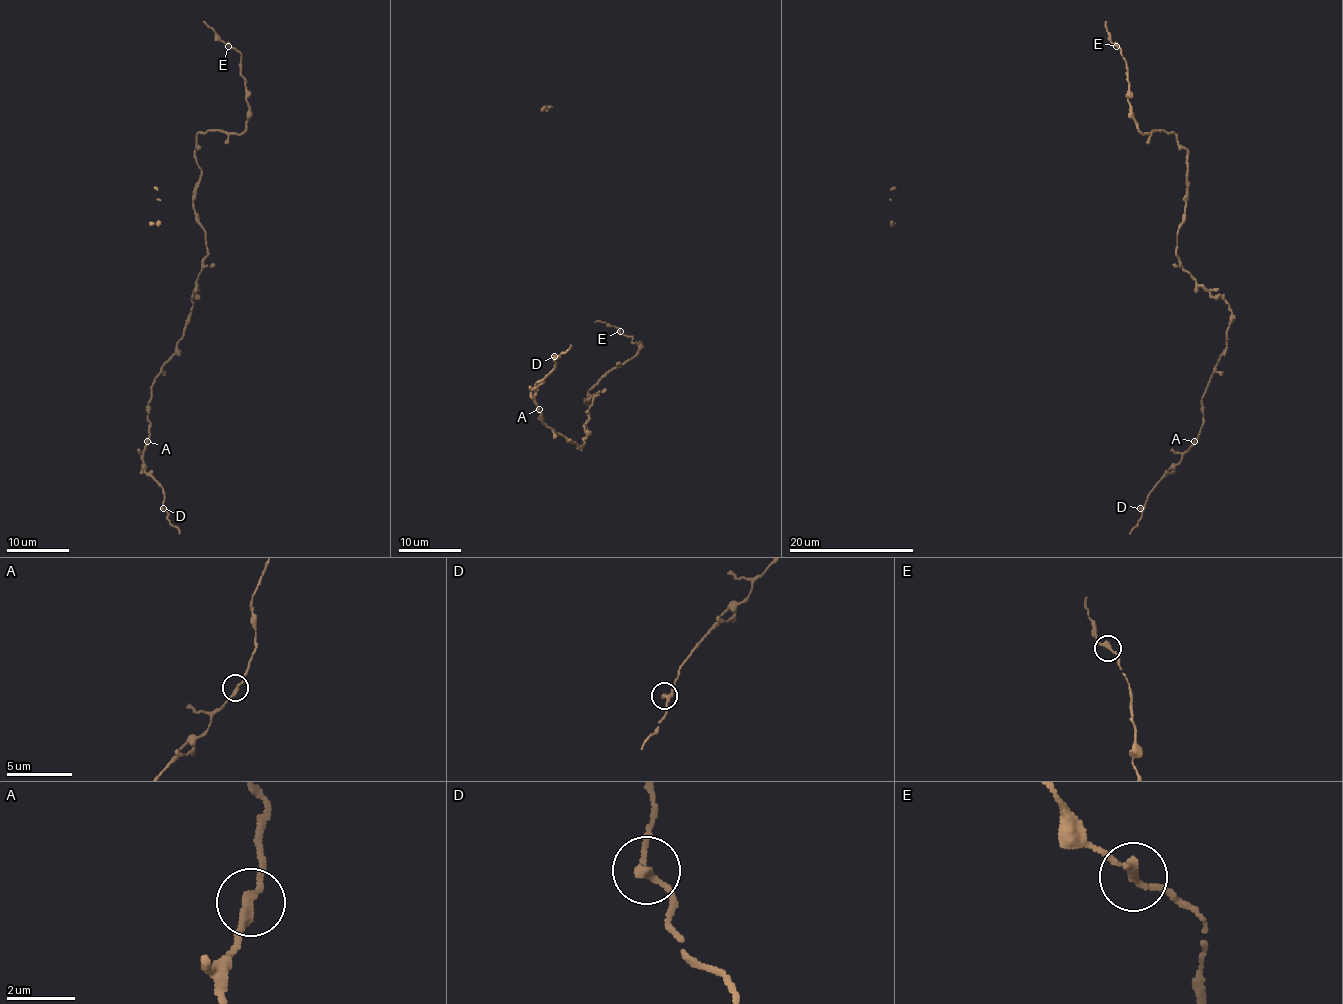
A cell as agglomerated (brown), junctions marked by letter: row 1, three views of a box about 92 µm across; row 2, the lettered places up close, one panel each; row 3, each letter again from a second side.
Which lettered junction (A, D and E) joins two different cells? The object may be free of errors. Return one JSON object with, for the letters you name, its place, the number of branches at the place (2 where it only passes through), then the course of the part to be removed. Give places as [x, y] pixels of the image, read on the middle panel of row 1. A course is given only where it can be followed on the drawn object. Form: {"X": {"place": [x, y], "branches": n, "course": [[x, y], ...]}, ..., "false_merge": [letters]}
{"false_merge": []}

